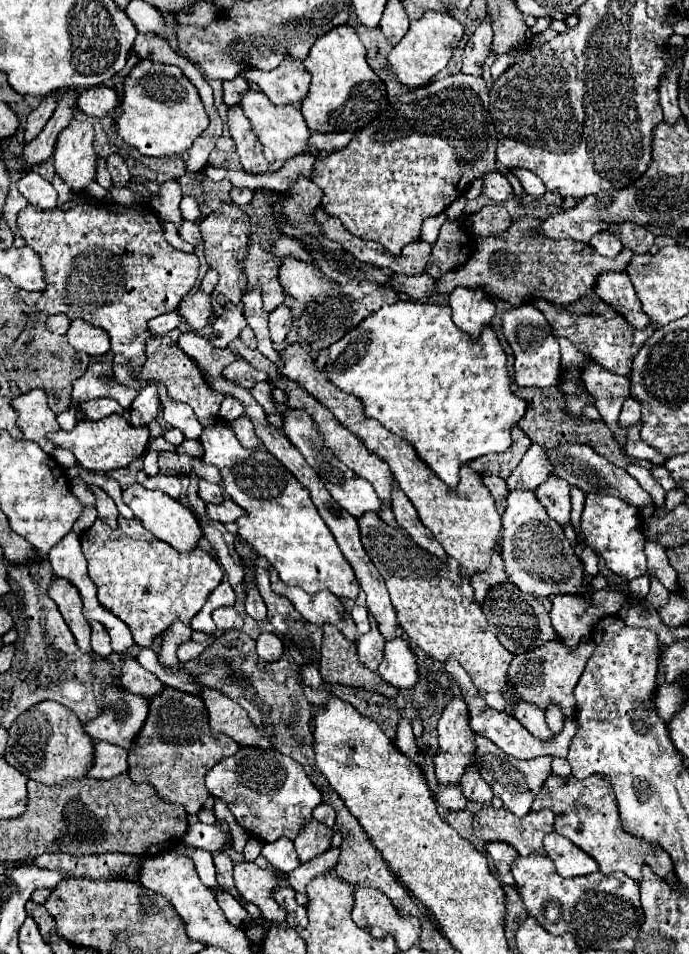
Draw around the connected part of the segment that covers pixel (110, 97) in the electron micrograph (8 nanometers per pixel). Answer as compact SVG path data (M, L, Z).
M93 86L79 94L77 106L91 118L105 118L117 108L117 92L109 86Z

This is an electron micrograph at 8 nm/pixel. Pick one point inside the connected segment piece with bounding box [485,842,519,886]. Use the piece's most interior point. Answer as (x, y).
(502, 855)

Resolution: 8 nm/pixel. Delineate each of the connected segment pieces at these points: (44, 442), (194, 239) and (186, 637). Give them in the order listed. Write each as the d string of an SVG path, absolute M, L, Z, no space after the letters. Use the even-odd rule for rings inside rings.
M31 390L27 394L21 394L11 400L11 406L19 412L17 426L23 432L25 440L33 440L39 446L53 456L55 446L47 440L49 432L57 432L59 424L55 420L55 414L47 406L47 396L43 390Z
M185 220L185 222L183 222L183 226L179 228L179 236L181 236L185 242L193 244L193 246L197 246L197 244L201 242L199 226L197 226L195 222L189 222L189 220Z
M175 622L173 626L169 626L165 632L163 632L163 640L161 640L161 652L159 652L159 660L165 664L165 666L177 666L179 660L177 658L169 658L171 654L175 656L175 650L179 648L179 644L183 642L189 642L191 640L191 634L193 634L193 628L191 626L185 626L183 622Z

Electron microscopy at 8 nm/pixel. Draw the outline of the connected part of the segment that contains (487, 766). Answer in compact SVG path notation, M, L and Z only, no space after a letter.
M483 736L475 738L475 746L477 746L475 748L475 760L477 760L477 766L481 770L483 780L503 800L503 806L507 810L511 810L515 816L525 816L531 810L535 794L541 790L543 782L547 780L547 776L551 772L551 756L517 760L517 758L503 754L503 750L499 750L499 746L495 746L493 742L487 742L487 738L483 738Z

